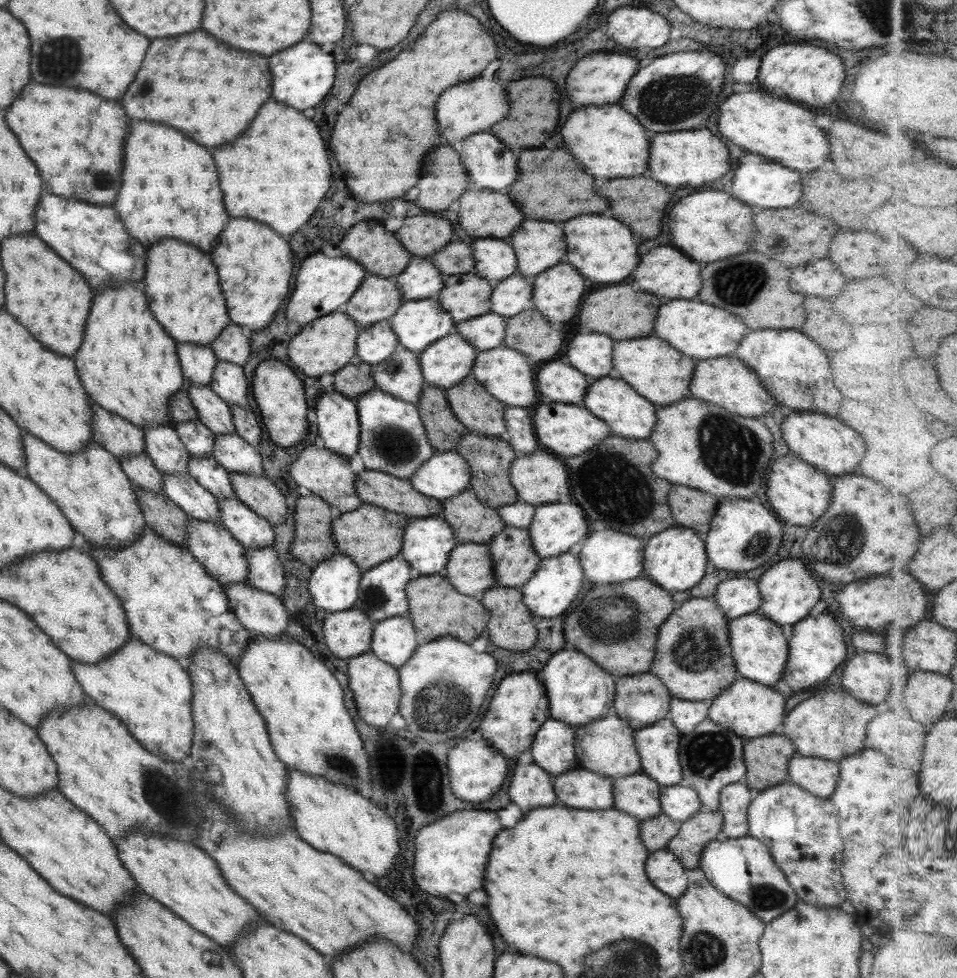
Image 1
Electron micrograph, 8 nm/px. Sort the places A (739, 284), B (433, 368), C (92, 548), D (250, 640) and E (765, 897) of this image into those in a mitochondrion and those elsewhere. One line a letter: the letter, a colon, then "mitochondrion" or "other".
A: mitochondrion
B: other
C: other
D: other
E: mitochondrion

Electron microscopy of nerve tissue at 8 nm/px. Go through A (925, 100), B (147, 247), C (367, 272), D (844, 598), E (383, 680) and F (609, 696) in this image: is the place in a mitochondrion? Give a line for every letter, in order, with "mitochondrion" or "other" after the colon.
A: other
B: other
C: other
D: other
E: other
F: other

